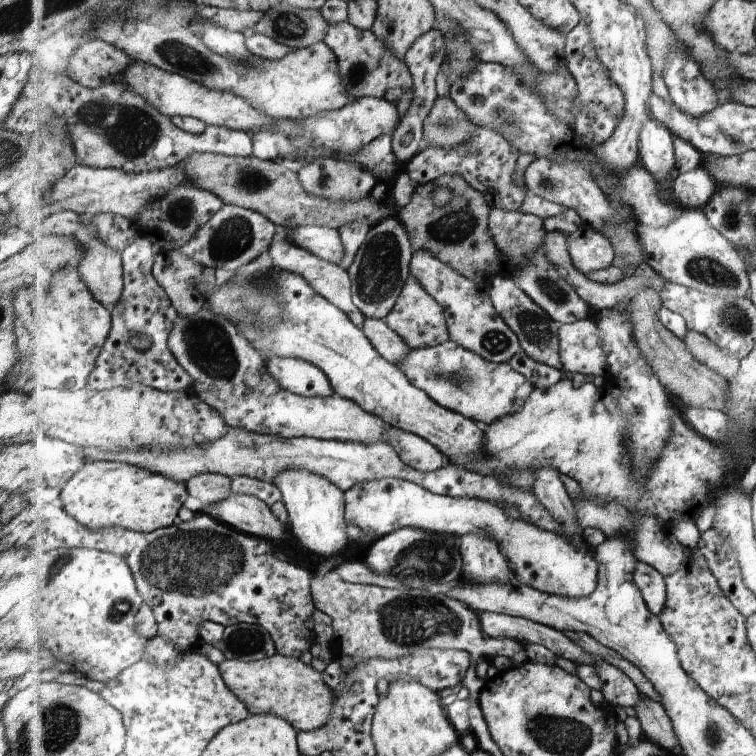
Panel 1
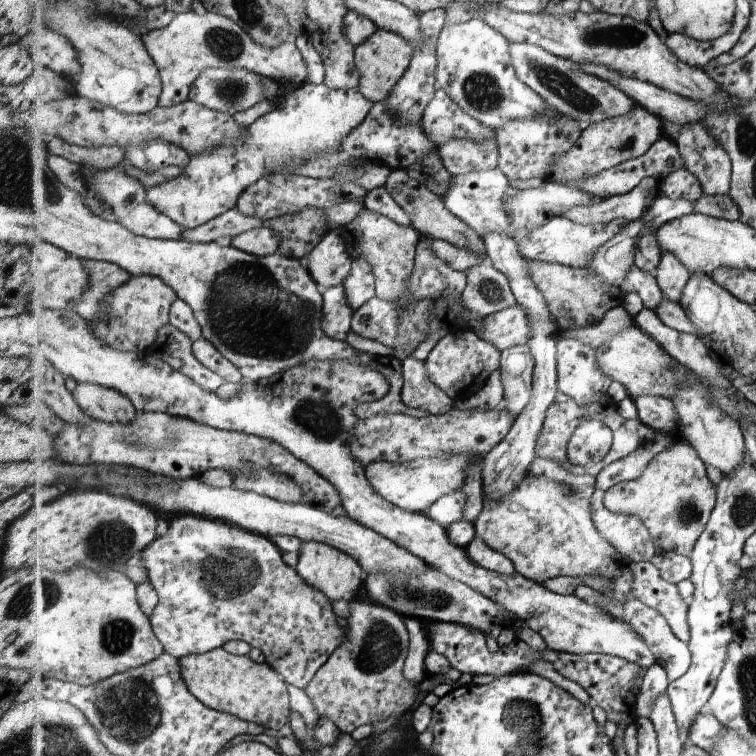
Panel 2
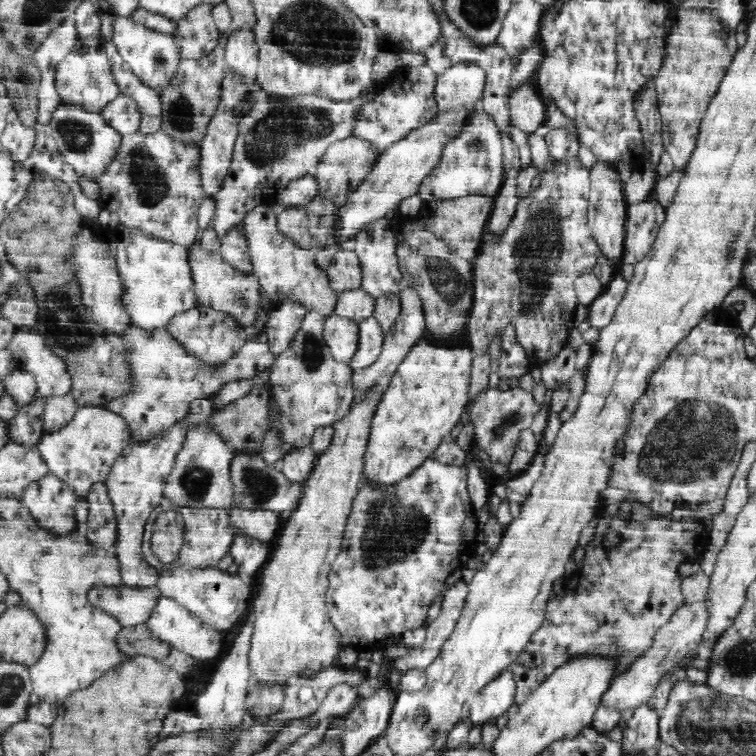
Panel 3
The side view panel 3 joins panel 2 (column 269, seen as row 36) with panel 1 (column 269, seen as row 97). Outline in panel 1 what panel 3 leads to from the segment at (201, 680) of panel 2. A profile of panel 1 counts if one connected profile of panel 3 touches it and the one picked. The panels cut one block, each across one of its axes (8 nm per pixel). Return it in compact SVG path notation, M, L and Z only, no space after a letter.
M275 653L258 661L225 660L218 666L229 688L242 700L250 714L277 714L289 720L298 731L311 731L329 724L337 694L325 682L322 672L299 658Z

